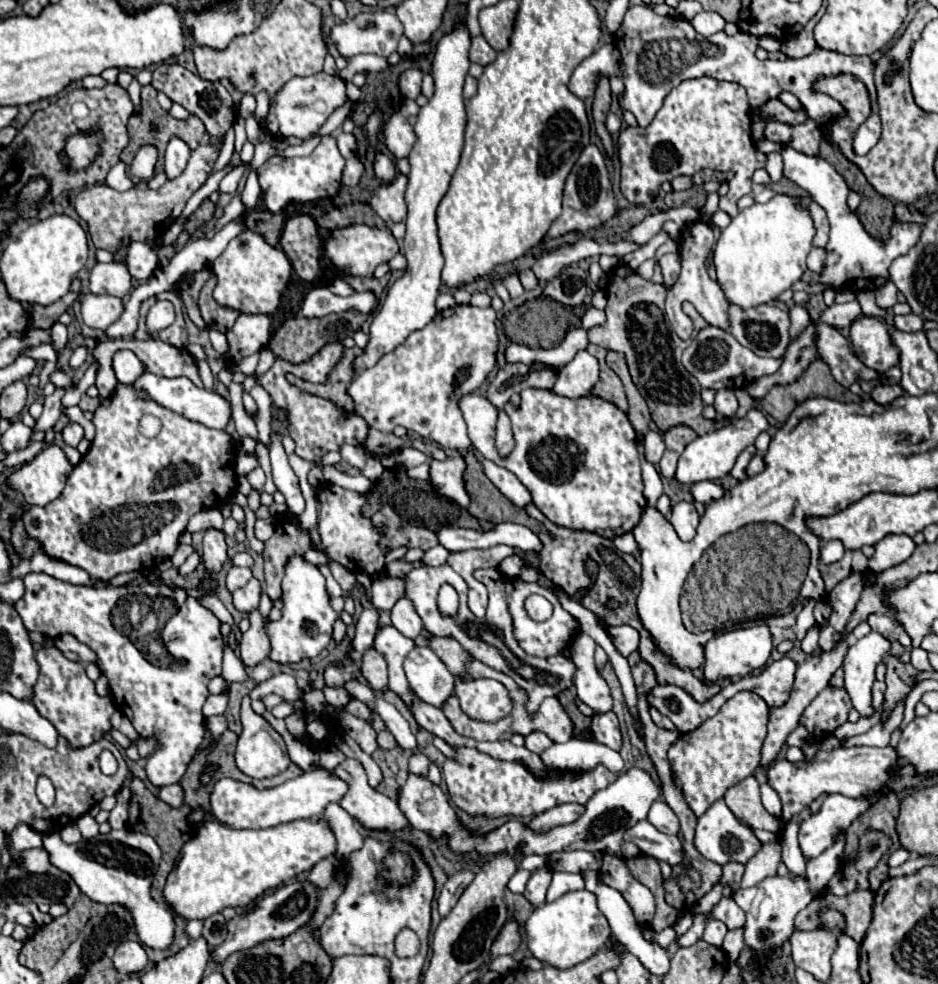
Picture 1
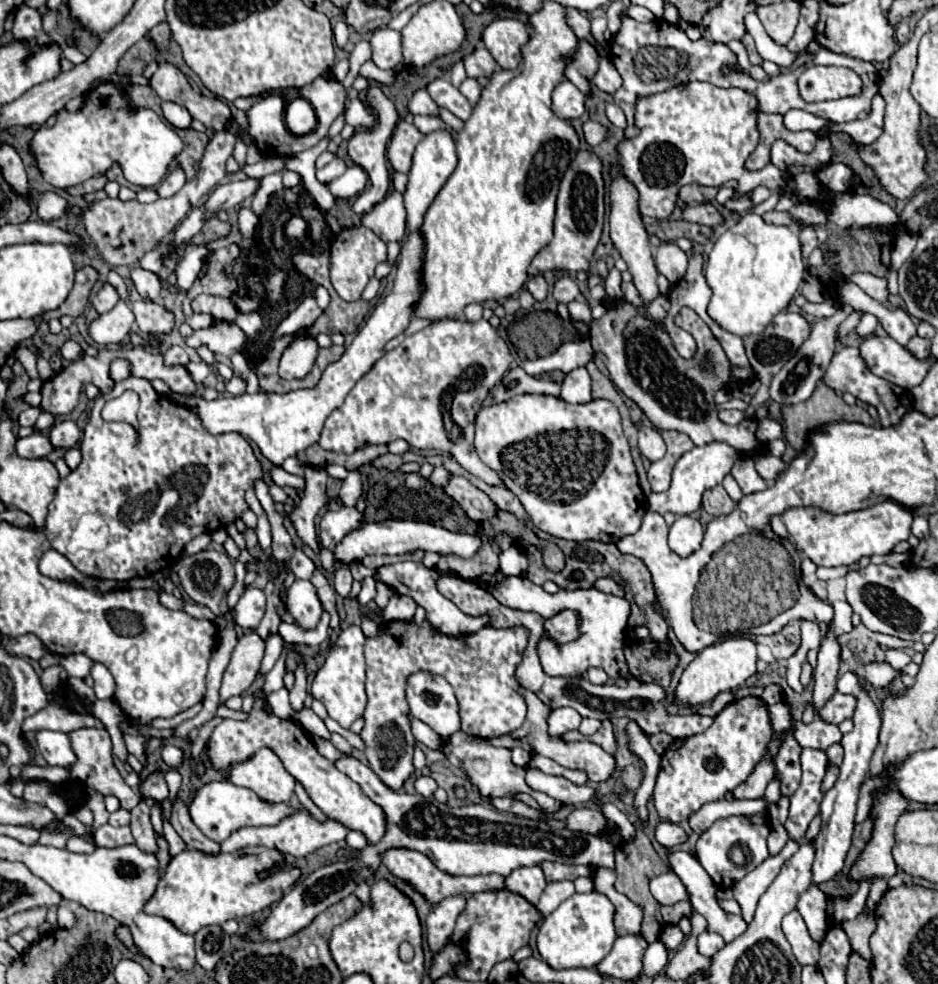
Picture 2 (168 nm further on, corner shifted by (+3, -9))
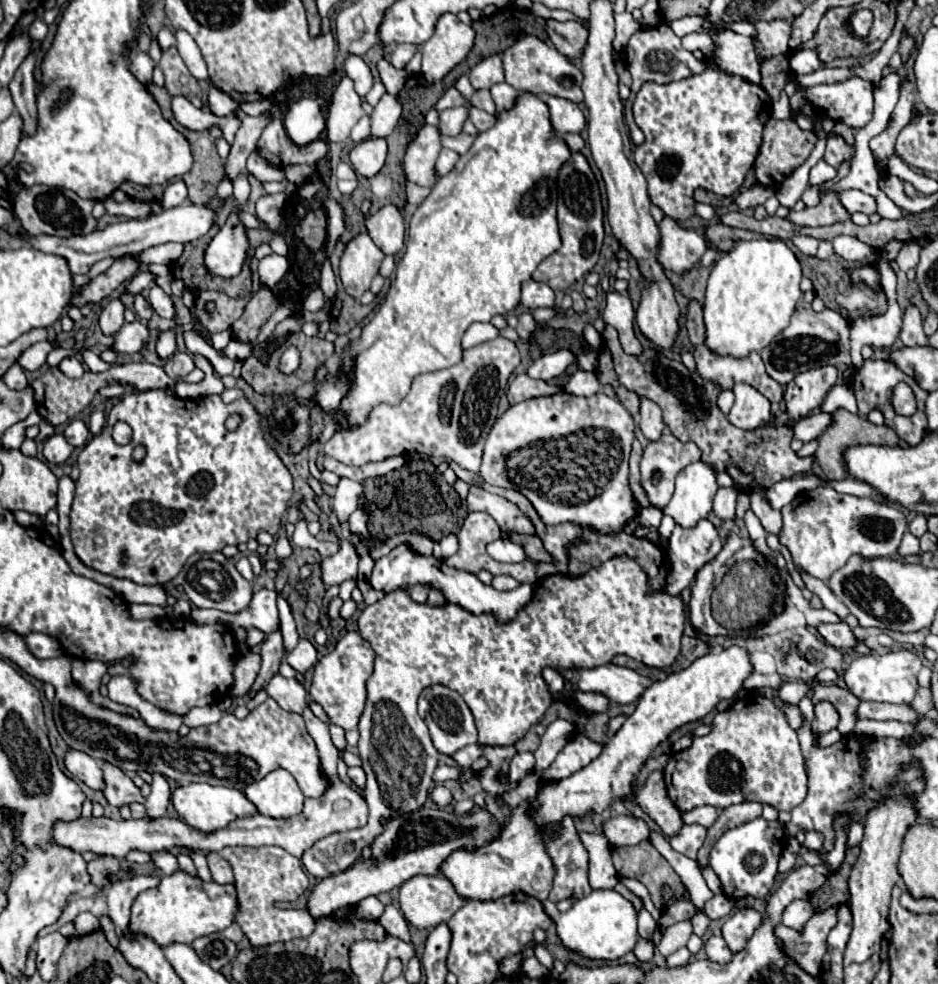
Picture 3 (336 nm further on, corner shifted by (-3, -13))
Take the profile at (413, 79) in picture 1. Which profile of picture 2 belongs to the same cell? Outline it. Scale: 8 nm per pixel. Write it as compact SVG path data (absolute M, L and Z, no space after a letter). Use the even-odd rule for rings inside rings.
M419 89L419 91L415 91L415 95L409 103L409 111L413 115L431 115L431 117L435 117L435 115L439 115L439 105L429 97L429 93L425 89Z

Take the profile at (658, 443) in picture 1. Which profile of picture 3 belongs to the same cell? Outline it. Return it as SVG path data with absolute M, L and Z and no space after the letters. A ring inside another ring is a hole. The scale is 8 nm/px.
M641 401L641 411L639 411L639 427L647 441L655 443L663 435L663 421L661 421L661 409L653 405L653 401Z

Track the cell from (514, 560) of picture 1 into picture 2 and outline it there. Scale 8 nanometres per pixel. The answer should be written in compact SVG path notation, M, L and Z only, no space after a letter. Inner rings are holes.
M511 545L511 549L499 551L499 565L503 575L525 575L527 573L527 557L525 551L517 545Z

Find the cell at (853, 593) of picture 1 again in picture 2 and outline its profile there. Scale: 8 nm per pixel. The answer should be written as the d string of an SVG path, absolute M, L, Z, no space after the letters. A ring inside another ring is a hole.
M829 631L821 641L817 667L813 671L813 709L815 713L835 695L835 681L839 671L839 643Z

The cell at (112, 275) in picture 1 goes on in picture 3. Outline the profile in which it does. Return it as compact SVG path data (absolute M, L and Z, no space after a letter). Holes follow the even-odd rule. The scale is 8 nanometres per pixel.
M111 299L111 301L103 307L103 313L101 313L101 317L99 317L99 323L101 323L101 331L103 331L105 335L113 335L113 333L125 323L123 311L125 311L125 307L123 307L123 303L121 303L119 299Z

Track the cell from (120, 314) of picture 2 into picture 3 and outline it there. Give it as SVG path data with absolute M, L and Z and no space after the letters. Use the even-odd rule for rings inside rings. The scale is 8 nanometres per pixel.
M133 321L133 323L125 323L115 335L113 335L113 349L119 353L137 353L141 351L141 347L149 341L151 333L147 329L147 325L143 325L141 321Z

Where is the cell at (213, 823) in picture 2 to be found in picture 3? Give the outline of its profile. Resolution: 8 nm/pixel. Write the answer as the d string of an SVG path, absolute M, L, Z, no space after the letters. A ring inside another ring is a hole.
M191 783L185 787L177 787L171 795L171 803L175 805L181 819L201 833L215 833L219 829L225 829L235 819L245 819L259 813L257 807L241 791L229 787L213 787L209 783Z

